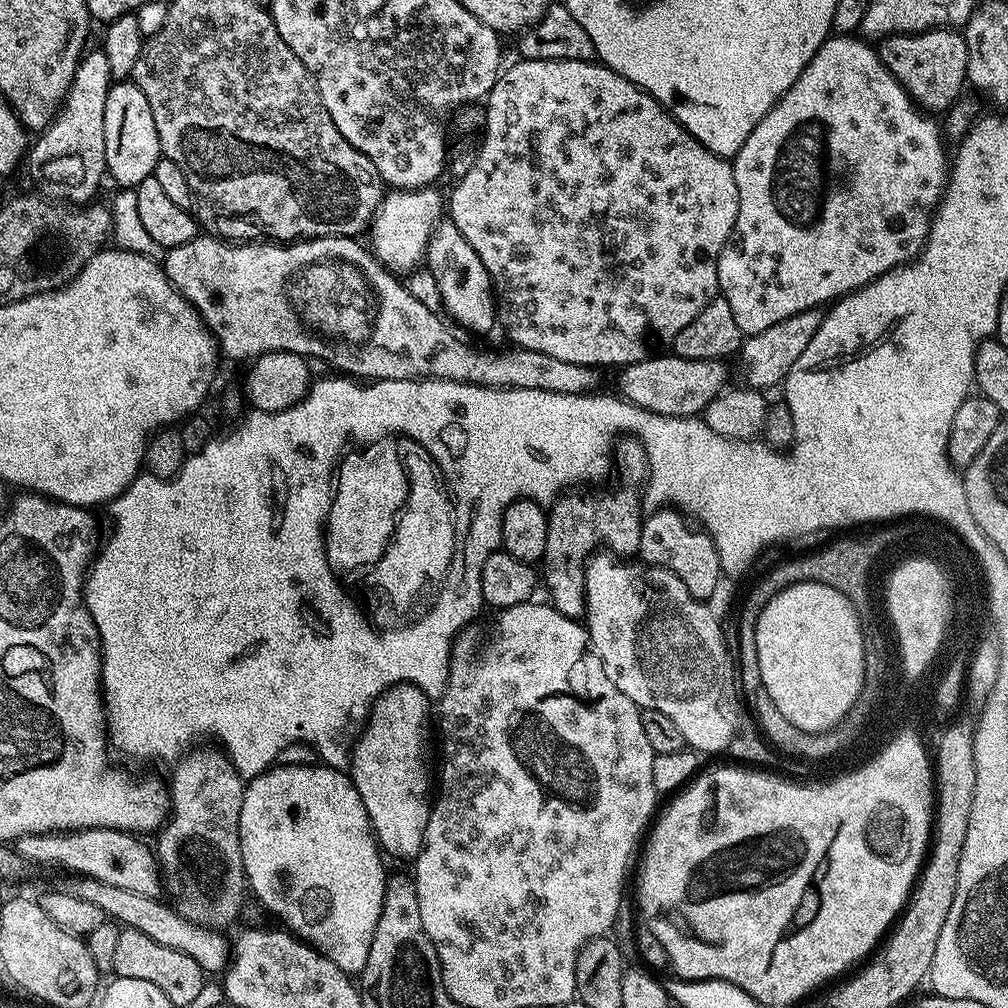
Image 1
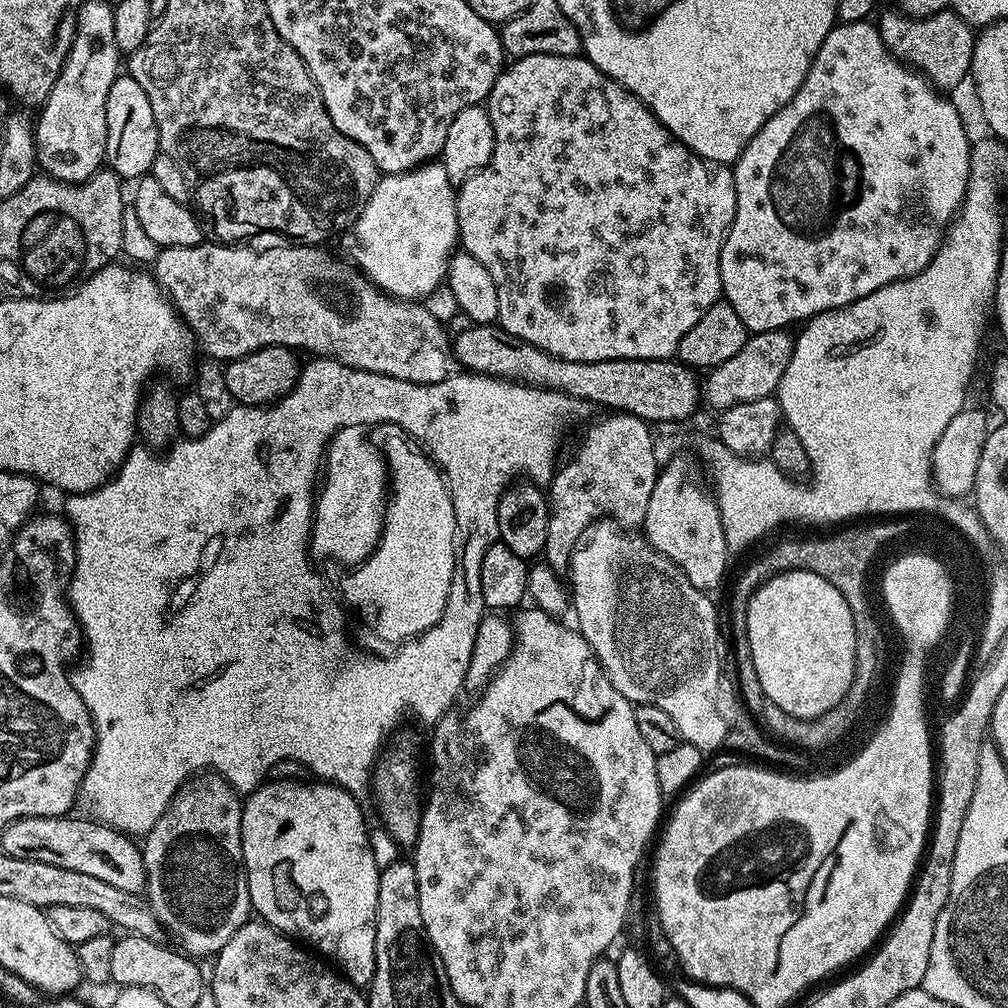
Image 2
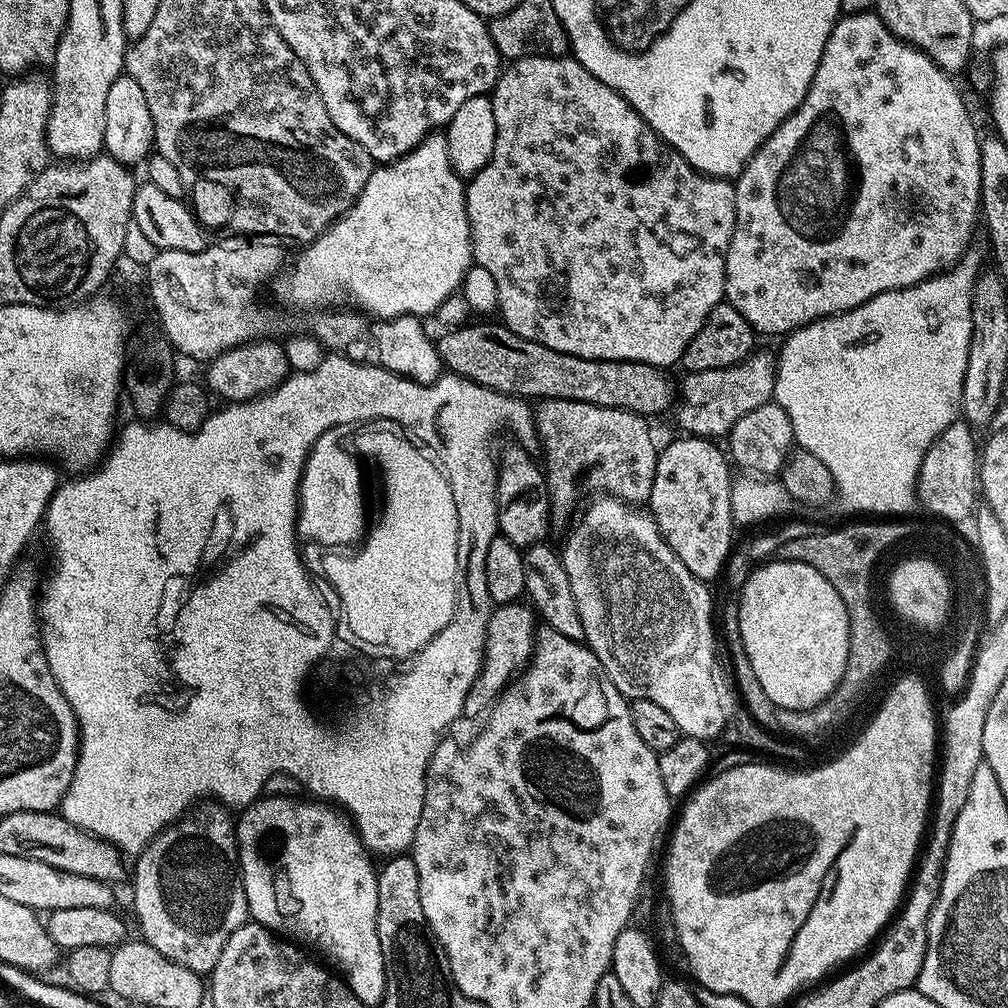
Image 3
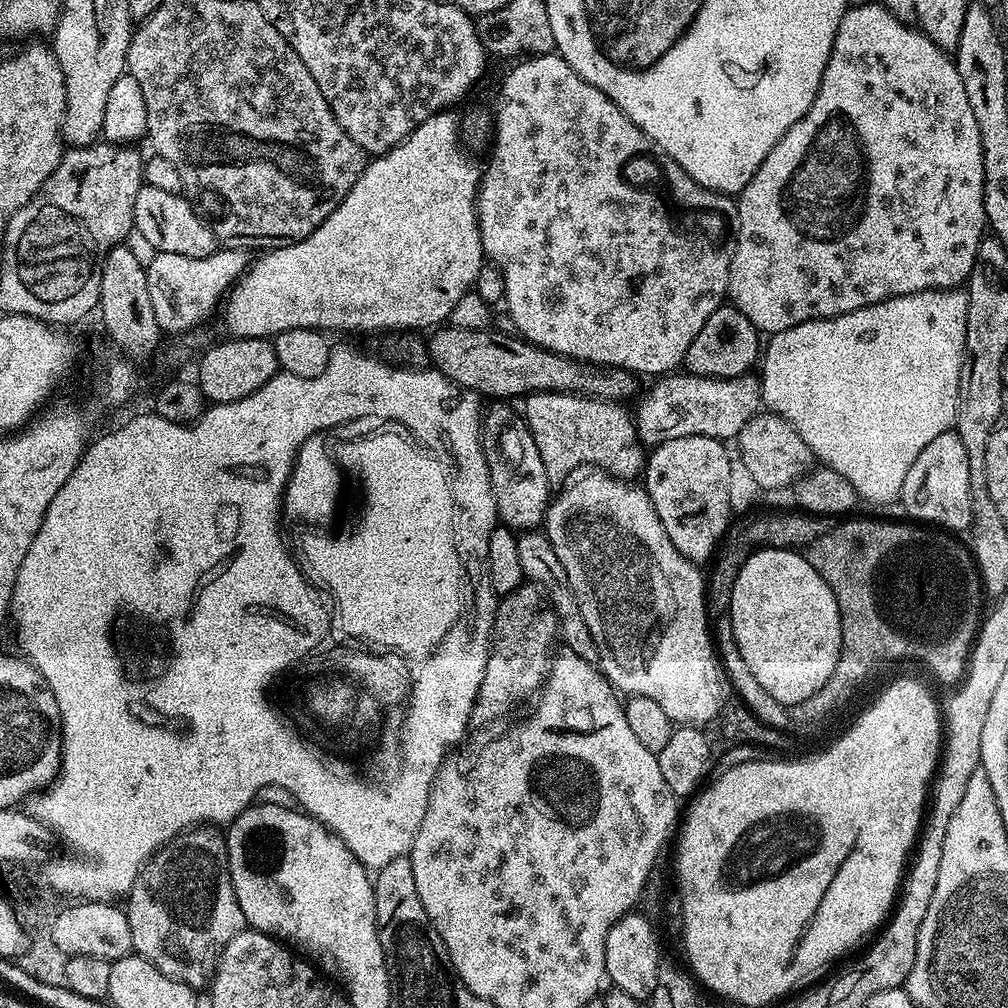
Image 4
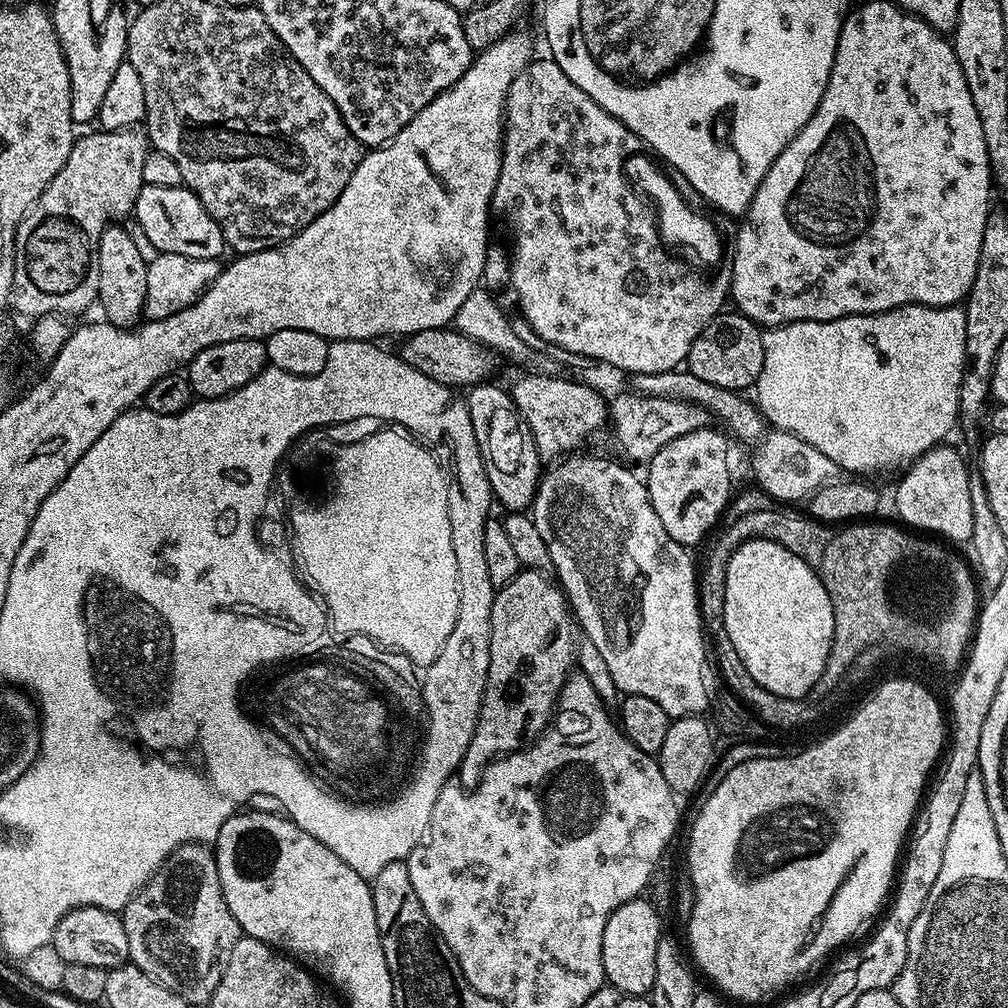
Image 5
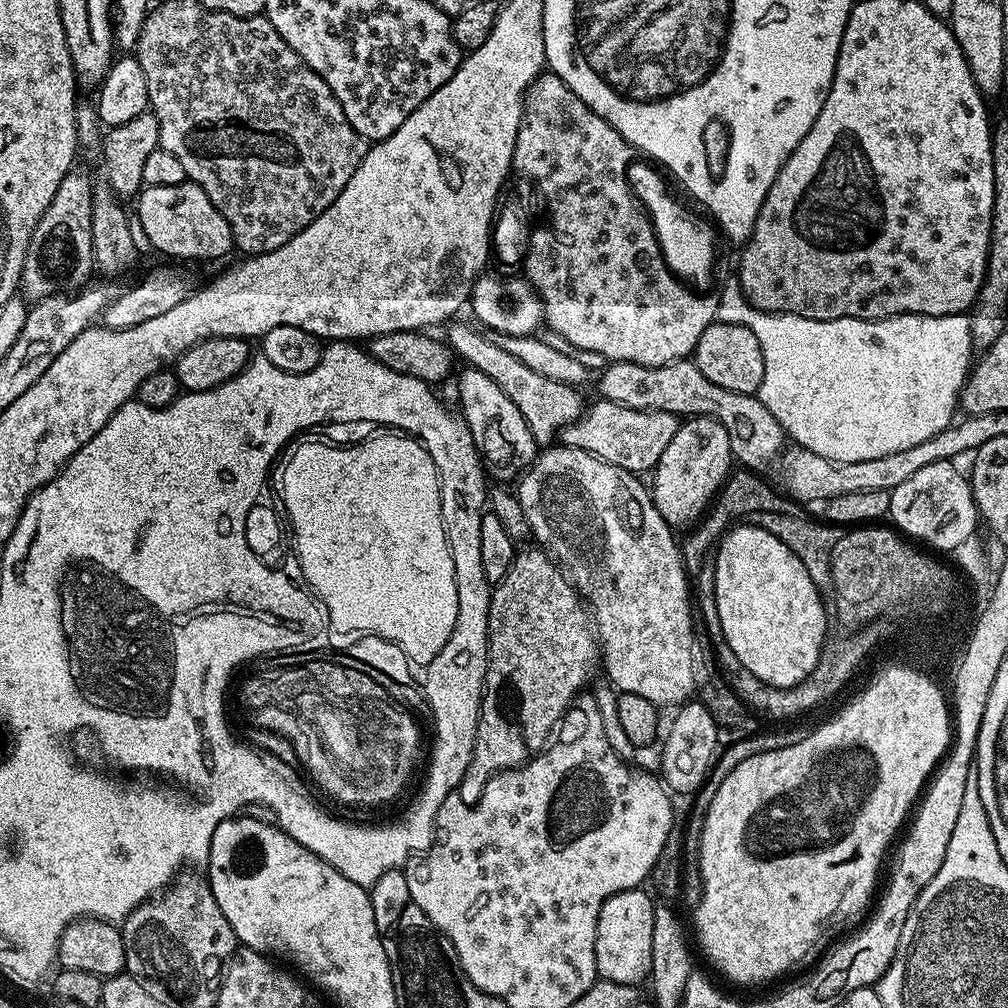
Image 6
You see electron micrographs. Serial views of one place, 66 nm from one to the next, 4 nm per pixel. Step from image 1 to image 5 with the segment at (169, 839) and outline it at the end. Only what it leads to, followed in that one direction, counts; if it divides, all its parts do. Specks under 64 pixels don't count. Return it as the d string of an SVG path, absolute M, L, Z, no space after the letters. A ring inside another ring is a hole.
M208 844L177 846L160 863L156 873L130 898L128 905L122 909L122 919L126 926L126 942L130 942L129 961L138 966L142 974L146 974L171 992L183 993L184 988L189 988L192 992L198 991L200 980L217 975L218 962L225 959L228 949L232 948L242 935L238 922L234 922L234 914L230 914L224 901L216 858Z

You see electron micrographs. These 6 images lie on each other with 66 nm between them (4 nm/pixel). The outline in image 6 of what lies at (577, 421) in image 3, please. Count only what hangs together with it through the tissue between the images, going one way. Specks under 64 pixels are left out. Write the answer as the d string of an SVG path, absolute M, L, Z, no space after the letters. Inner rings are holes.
M452 322L447 325L447 328L449 327L448 336L446 335L448 347L459 359L460 356L464 359L463 363L467 367L482 370L482 374L494 378L494 382L502 386L502 394L506 394L506 398L510 398L510 402L518 406L522 418L526 418L526 426L530 426L530 434L534 434L537 445L551 445L564 428L573 424L584 411L586 400L580 397L579 387L563 384L552 378L546 378L545 374L530 370L524 362L520 362L518 358L514 358L514 355L497 344L495 339L490 340L483 336L486 334L479 327L476 329L468 324L456 323Z

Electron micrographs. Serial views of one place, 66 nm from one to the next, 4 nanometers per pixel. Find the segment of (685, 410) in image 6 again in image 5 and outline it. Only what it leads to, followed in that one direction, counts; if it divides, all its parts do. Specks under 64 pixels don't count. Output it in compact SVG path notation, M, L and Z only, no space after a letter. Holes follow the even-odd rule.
M677 370L675 372L659 372L658 374L639 374L635 377L635 391L641 396L661 396L662 398L674 398L675 400L688 400L692 404L702 406L713 417L716 416L725 424L733 437L737 436L744 444L755 445L766 432L764 413L756 407L747 395L740 392L731 392L722 386L714 386L711 382L702 382L693 372Z

